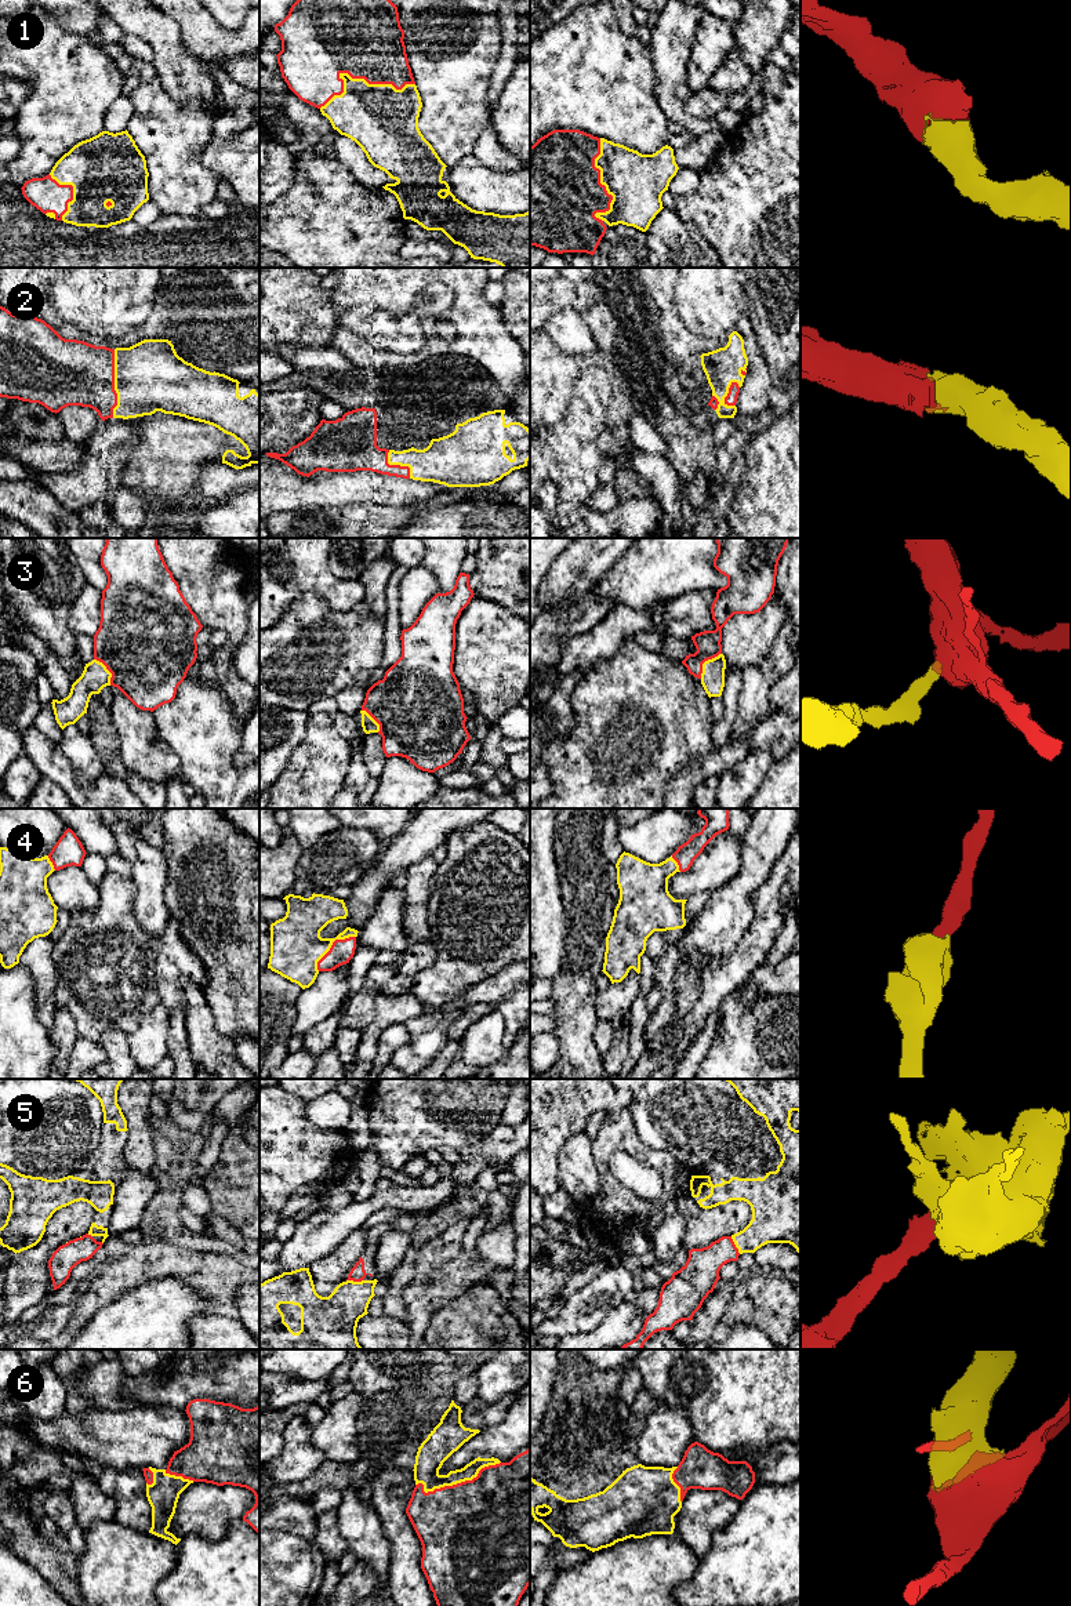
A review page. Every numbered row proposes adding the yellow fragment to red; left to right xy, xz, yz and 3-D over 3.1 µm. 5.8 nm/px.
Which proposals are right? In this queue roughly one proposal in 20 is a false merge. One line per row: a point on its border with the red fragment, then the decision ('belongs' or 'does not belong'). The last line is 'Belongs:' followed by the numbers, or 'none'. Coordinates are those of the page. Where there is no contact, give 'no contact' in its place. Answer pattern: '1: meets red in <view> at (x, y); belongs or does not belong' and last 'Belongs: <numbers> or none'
1: meets red in xz at (356, 77); belongs
2: meets red in xy at (113, 384); belongs
3: meets red in yz at (704, 661); belongs
4: meets red in xz at (331, 945); belongs
5: meets red in xz at (355, 1281); belongs
6: meets red in xz at (457, 1483); belongs
Belongs: 1, 2, 3, 4, 5, 6

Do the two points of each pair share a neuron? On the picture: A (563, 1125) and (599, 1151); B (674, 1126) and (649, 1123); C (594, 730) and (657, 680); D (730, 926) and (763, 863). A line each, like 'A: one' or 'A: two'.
A: two
B: one
C: one
D: one

